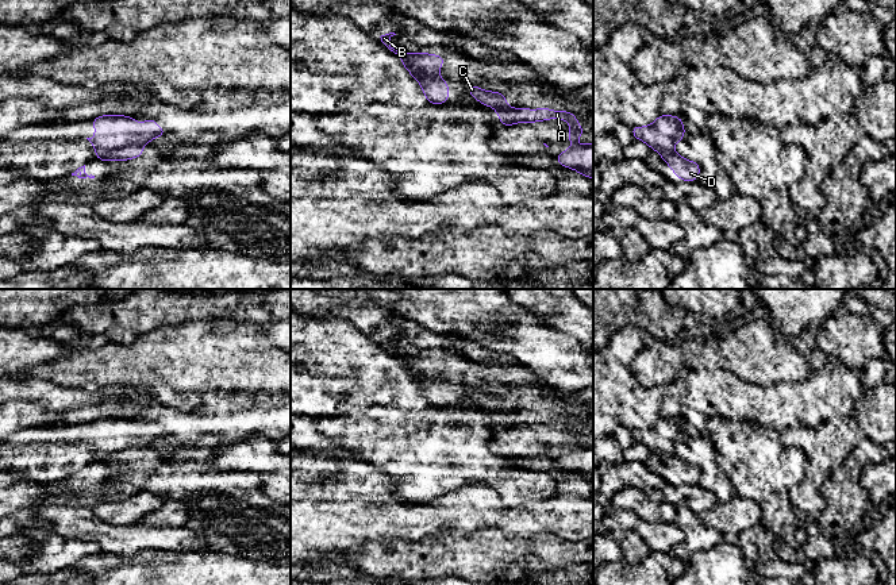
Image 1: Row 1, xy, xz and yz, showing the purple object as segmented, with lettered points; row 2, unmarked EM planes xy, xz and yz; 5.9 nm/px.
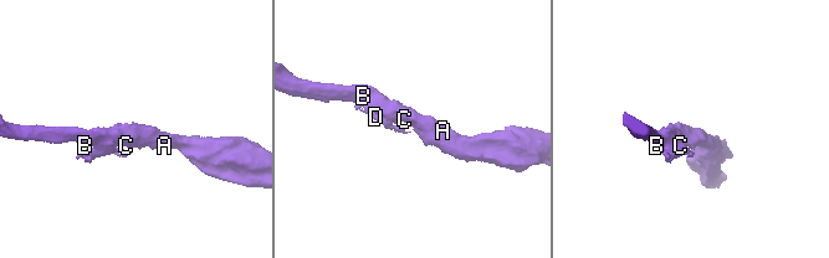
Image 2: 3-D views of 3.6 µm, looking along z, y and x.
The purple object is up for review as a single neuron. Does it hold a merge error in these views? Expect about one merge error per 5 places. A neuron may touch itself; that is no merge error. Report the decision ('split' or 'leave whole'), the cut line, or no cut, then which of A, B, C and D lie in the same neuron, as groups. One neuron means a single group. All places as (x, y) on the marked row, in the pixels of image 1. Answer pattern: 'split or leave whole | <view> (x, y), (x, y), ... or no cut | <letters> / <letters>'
split | xy (142, 145), (116, 147), (97, 158) | A B C / D

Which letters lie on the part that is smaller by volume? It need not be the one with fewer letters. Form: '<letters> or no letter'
D

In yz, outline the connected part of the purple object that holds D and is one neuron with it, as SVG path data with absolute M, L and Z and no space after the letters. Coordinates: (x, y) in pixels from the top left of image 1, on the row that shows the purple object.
M676 153L662 154L661 158L672 168L674 174L682 181L697 181L700 165L688 161Z

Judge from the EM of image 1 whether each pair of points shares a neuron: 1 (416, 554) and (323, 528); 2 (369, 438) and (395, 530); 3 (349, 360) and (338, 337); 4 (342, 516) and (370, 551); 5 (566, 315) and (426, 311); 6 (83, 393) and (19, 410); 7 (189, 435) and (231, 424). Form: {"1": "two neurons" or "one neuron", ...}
{"1": "two neurons", "2": "two neurons", "3": "one neuron", "4": "two neurons", "5": "two neurons", "6": "two neurons", "7": "one neuron"}

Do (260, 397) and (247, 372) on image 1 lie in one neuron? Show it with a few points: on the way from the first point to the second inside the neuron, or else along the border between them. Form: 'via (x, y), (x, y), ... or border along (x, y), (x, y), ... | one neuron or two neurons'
border along (261, 391), (252, 395) | two neurons

